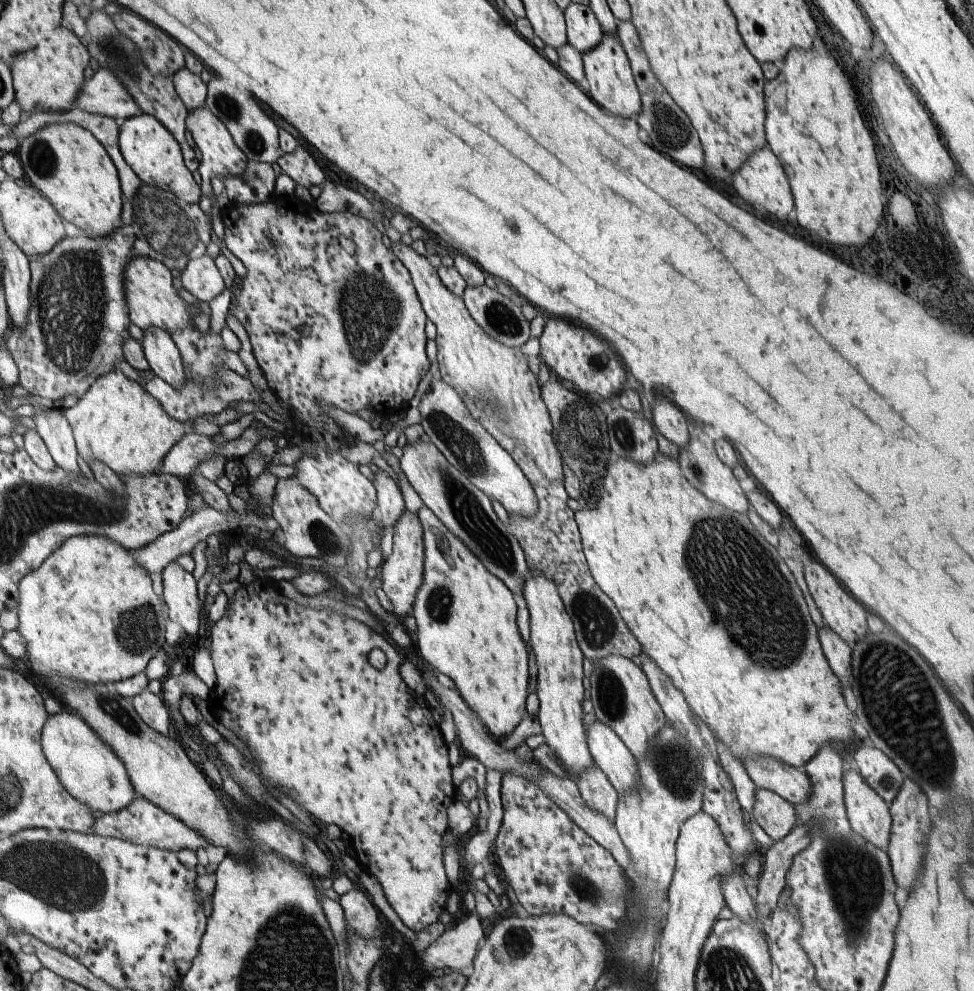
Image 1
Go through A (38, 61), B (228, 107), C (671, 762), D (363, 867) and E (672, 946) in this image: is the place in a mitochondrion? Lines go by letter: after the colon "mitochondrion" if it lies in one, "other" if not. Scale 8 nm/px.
A: other
B: mitochondrion
C: mitochondrion
D: other
E: other

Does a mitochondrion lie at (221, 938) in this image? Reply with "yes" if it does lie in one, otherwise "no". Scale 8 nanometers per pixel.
no

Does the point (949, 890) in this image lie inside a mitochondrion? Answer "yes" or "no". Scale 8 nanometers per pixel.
no

